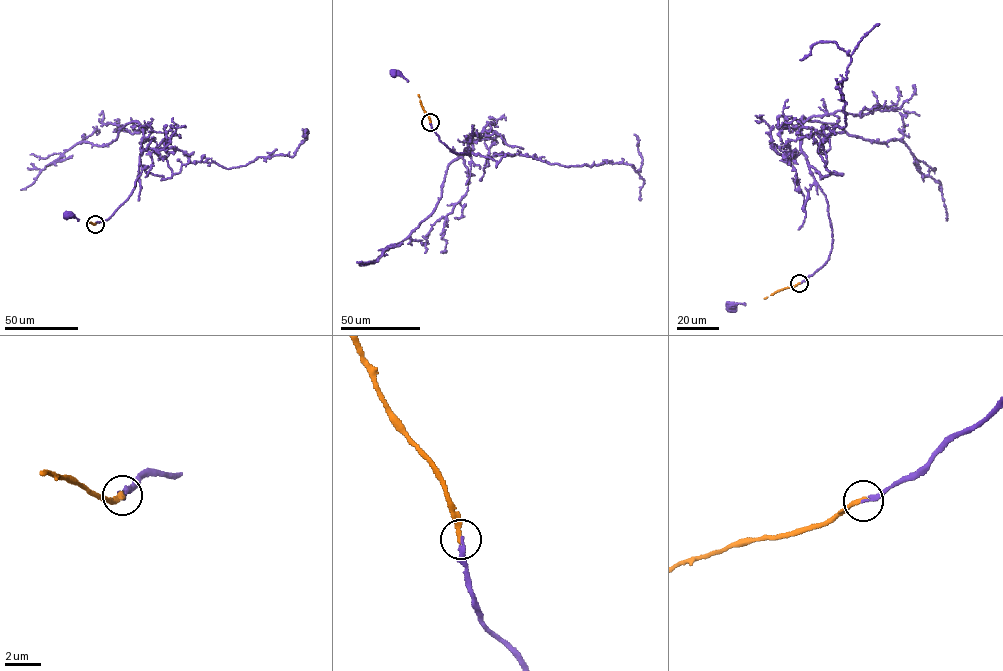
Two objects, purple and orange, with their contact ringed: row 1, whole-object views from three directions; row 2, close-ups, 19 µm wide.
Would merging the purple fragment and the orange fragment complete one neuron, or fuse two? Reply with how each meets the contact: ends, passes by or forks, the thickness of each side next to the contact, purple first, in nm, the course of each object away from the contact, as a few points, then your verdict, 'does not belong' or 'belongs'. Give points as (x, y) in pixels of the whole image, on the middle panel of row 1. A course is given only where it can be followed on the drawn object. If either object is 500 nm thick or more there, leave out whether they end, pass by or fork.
purple ends there; orange ends there; 220 nm thick on the purple side, 260 nm on the other; purple runs (430, 122), (408, 81), (393, 73); orange runs (430, 122), (418, 94); belongs

